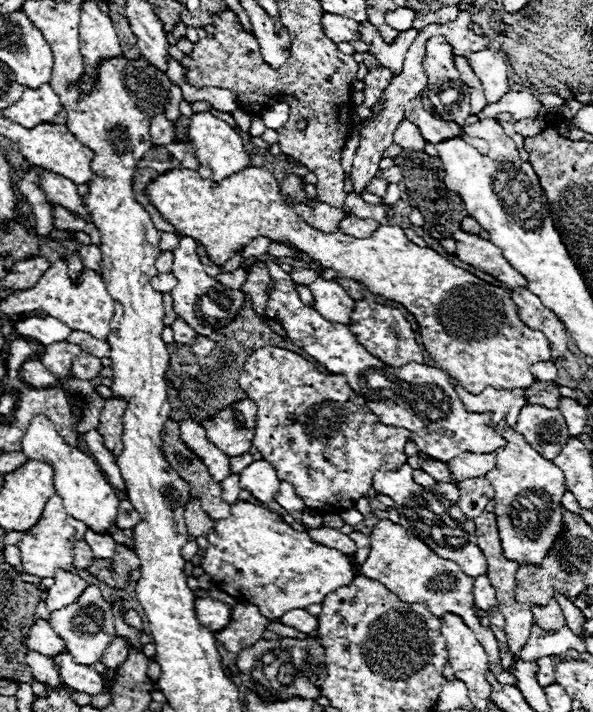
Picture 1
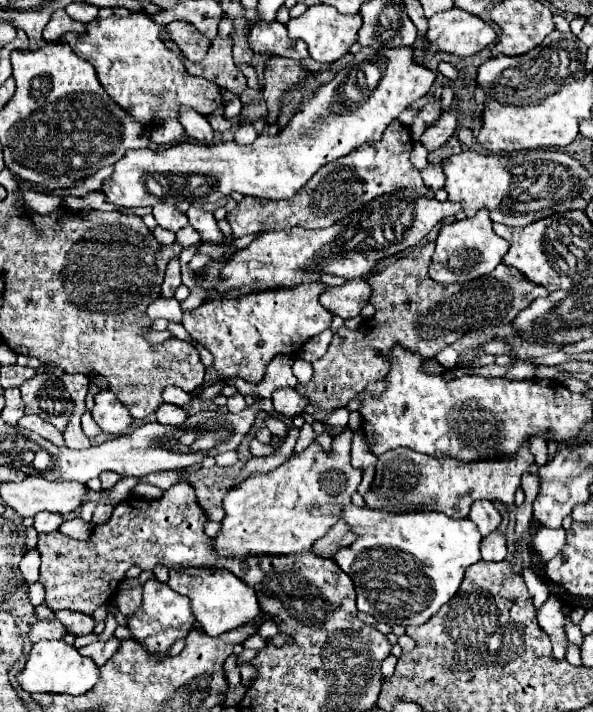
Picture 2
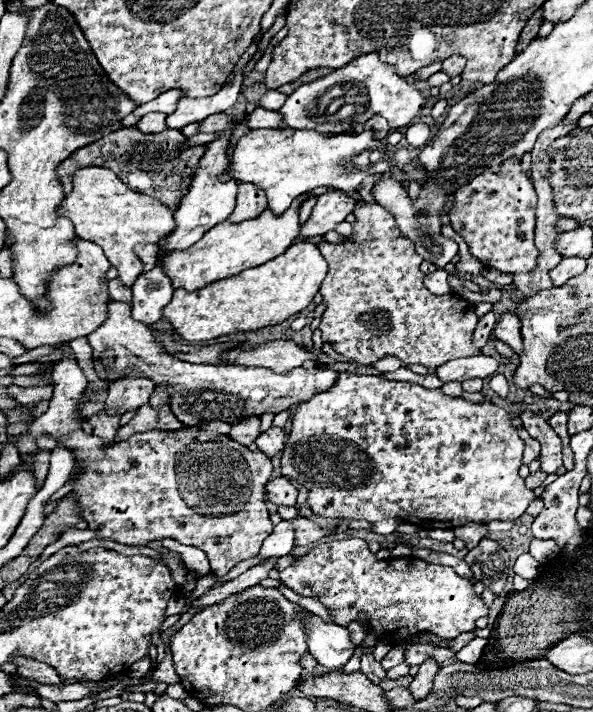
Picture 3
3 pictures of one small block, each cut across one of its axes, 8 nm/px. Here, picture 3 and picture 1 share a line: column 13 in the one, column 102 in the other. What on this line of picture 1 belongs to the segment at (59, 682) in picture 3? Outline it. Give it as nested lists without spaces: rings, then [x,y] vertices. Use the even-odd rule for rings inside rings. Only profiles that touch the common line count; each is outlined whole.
[[[116,636],[116,640],[112,640],[112,644],[108,646],[108,650],[104,652],[100,662],[106,664],[110,670],[116,670],[118,664],[122,664],[128,658],[128,652],[130,652],[128,648],[130,648],[128,640],[122,636]]]

